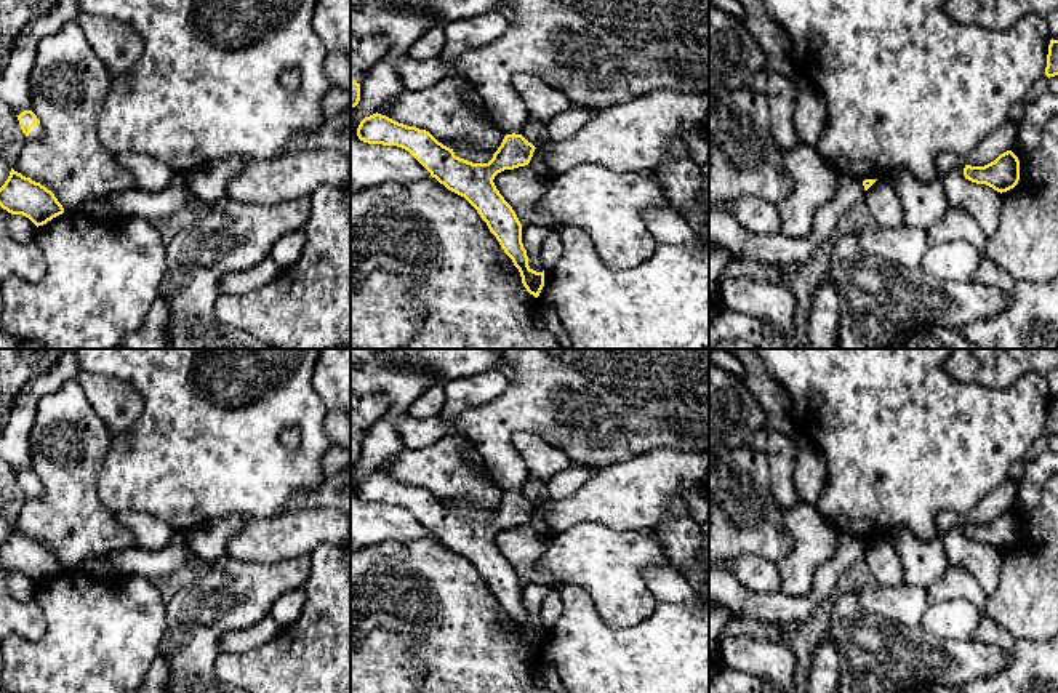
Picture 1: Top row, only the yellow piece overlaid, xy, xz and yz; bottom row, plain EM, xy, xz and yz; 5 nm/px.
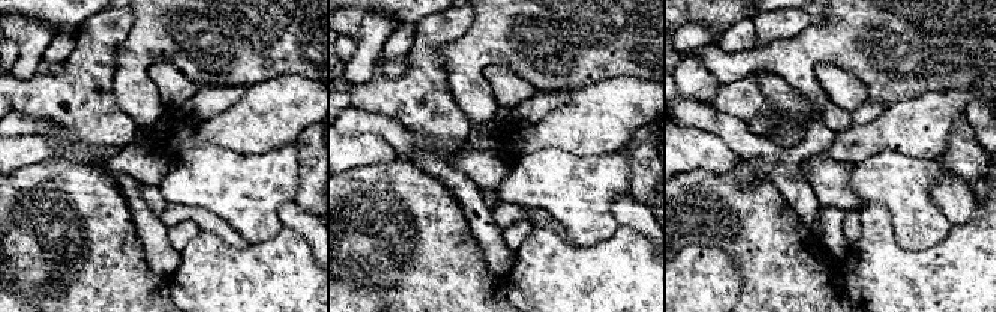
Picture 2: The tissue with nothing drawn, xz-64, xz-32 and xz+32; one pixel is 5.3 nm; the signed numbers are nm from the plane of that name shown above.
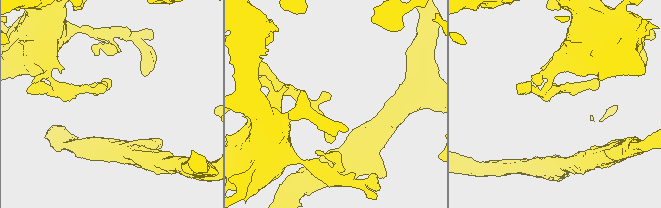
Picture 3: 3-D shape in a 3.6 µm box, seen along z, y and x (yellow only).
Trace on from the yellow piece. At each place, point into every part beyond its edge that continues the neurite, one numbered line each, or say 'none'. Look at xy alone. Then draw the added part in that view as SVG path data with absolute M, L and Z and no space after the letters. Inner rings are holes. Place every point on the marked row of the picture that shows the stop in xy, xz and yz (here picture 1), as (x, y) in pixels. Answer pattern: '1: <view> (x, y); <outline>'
1: xy (36, 133); M34 125L30 128L30 133L26 136L26 139L27 141L38 141L42 136L43 136L43 126L42 125Z

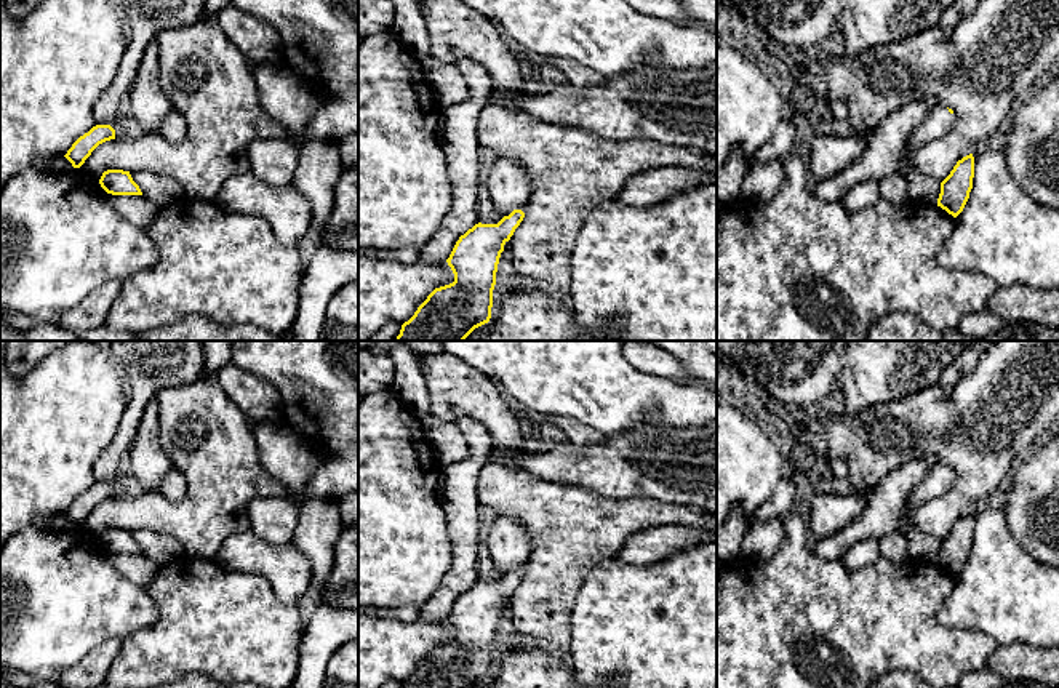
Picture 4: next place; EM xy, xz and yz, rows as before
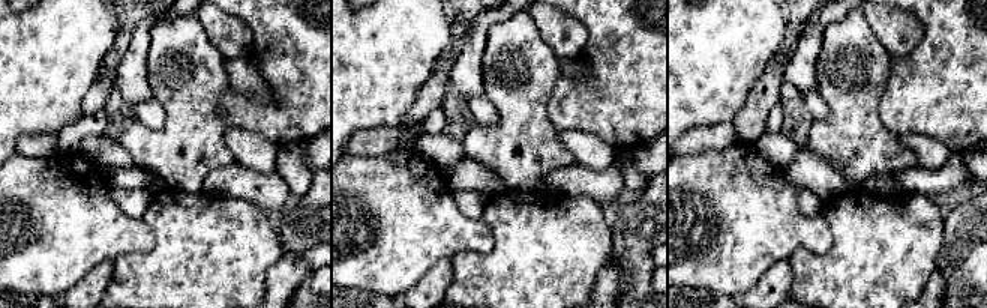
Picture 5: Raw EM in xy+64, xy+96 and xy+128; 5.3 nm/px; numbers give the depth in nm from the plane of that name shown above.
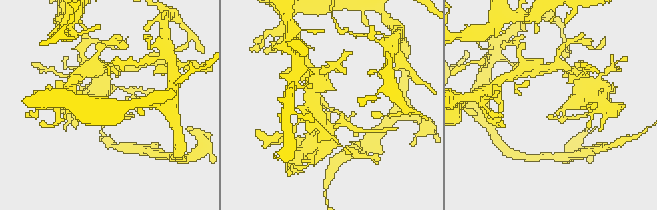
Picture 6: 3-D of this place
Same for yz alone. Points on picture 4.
1: yz (939, 120); M936 106L925 120L913 130L905 146L907 158L926 141L944 136L953 126L955 117L945 106Z

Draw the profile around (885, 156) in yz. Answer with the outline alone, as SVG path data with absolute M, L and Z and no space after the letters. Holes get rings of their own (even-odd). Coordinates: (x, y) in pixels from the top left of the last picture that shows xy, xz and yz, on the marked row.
M936 99L913 101L888 115L865 136L865 152L835 176L817 181L814 194L824 202L841 202L854 186L889 176L902 176L909 186L909 200L937 205L941 182L925 176L910 163L905 146L913 130L939 106Z

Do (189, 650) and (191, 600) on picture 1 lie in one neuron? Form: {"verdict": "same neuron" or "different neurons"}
{"verdict": "same neuron"}

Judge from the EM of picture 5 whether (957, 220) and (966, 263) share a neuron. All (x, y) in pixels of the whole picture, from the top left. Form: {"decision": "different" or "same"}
{"decision": "same"}

